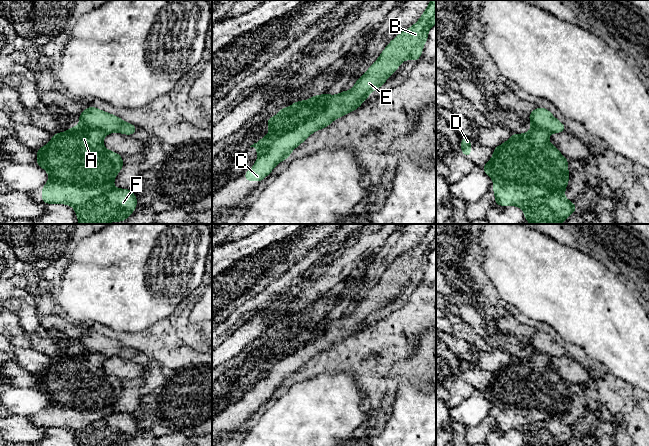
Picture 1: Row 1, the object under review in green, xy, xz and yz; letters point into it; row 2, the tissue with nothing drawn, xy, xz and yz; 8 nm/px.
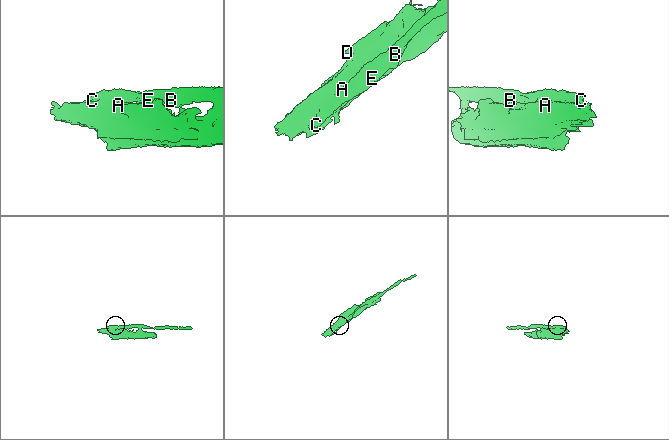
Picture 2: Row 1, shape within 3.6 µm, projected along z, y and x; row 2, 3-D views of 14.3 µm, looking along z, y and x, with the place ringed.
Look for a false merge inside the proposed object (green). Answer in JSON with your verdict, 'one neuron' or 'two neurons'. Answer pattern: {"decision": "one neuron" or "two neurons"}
{"decision": "two neurons"}

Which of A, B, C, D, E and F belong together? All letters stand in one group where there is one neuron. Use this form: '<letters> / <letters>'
A D F / B C E

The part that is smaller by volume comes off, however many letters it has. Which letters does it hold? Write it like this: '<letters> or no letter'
B, C, E

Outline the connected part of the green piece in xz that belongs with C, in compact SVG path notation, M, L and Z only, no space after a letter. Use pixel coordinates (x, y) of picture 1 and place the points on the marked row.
M431 0L420 19L400 32L382 51L350 91L327 95L322 105L308 106L308 119L301 125L279 135L266 153L253 163L254 168L244 174L246 181L261 182L281 161L303 143L309 135L329 126L335 119L358 109L370 93L380 88L406 59L420 59L430 28L436 23L436 0Z

